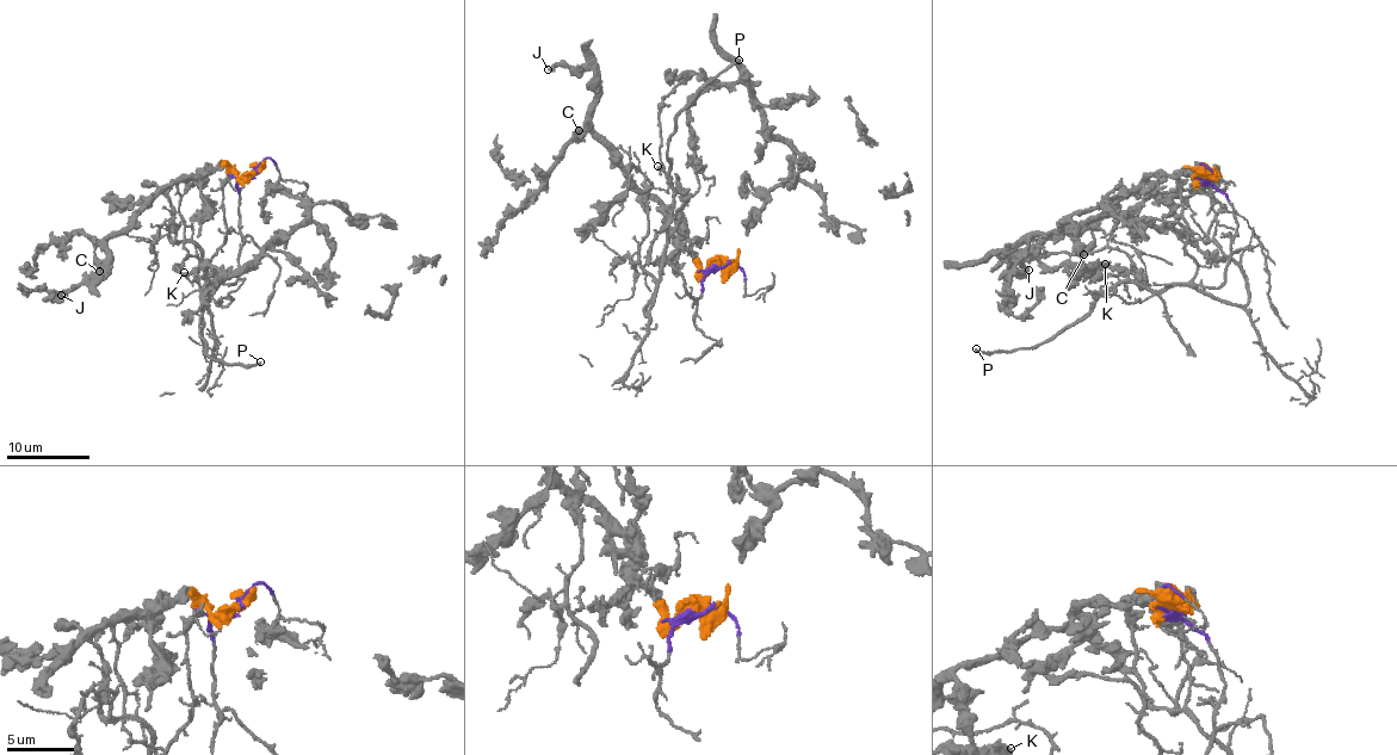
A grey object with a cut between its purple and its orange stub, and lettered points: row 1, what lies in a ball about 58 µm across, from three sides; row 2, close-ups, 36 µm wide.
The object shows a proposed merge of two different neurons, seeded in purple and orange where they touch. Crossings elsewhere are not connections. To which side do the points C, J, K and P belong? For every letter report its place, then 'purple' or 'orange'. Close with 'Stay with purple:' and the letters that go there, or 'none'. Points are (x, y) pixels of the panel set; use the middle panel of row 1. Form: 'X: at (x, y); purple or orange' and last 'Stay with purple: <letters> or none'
C: at (579, 130); orange
J: at (548, 69); orange
K: at (657, 166); purple
P: at (739, 60); purple
Stay with purple: K, P

